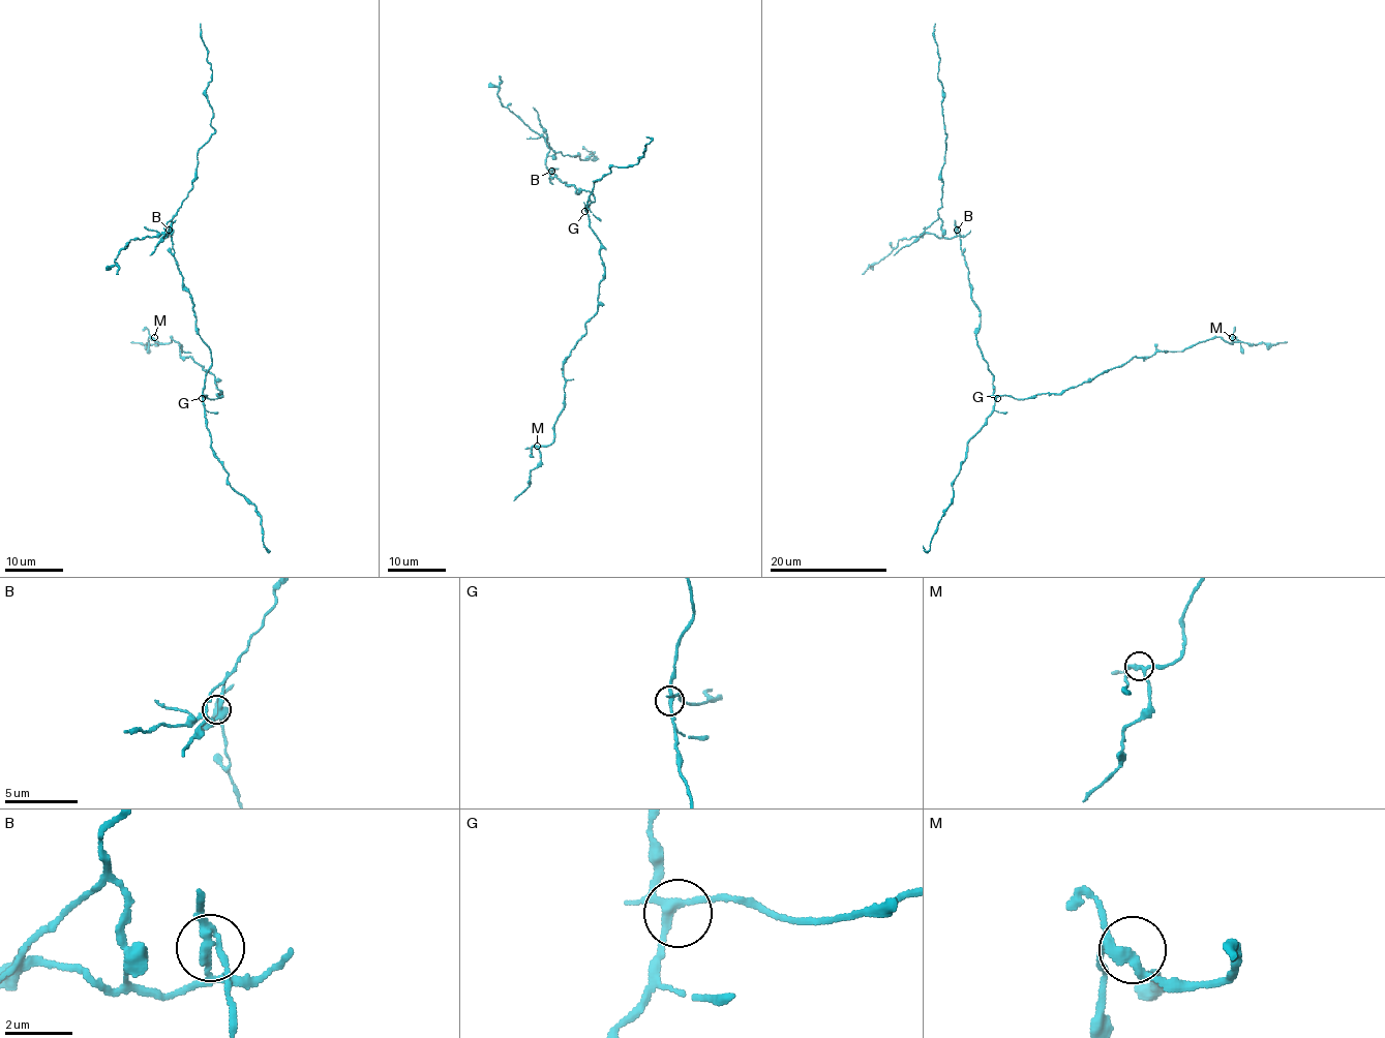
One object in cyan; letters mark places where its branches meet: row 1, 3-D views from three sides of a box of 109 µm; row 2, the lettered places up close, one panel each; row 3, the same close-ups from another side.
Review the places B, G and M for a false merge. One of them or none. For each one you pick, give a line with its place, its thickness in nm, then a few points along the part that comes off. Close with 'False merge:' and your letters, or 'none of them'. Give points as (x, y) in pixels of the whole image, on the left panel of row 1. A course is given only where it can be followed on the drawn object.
B: place (169, 230); calibre 240 nm; course (169, 231), (191, 188), (199, 148), (214, 132), (207, 87), (212, 72), (199, 24)
False merge: B

